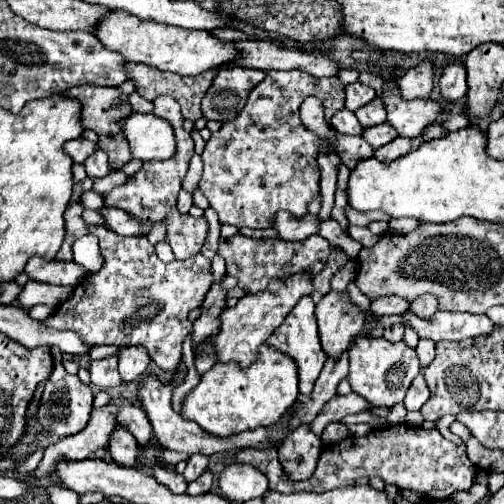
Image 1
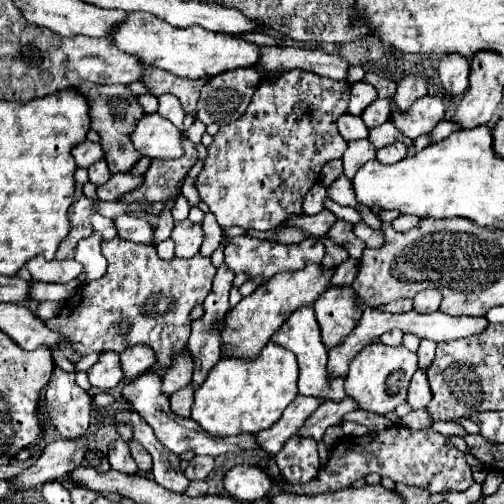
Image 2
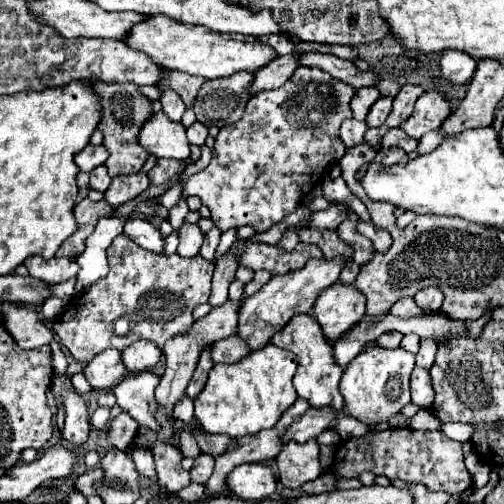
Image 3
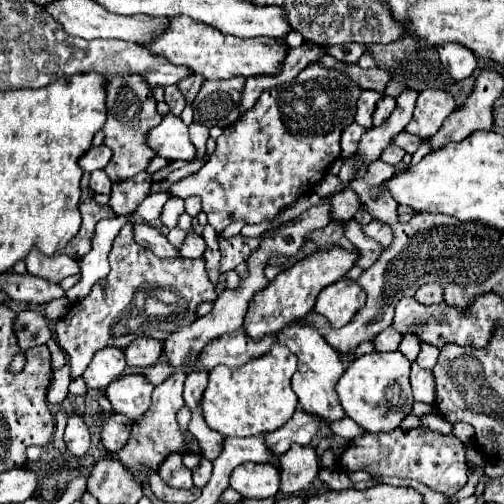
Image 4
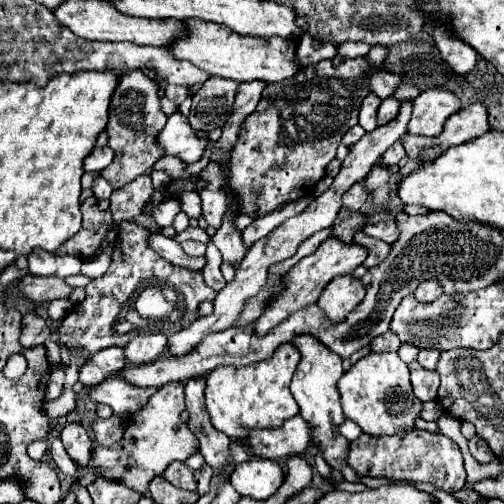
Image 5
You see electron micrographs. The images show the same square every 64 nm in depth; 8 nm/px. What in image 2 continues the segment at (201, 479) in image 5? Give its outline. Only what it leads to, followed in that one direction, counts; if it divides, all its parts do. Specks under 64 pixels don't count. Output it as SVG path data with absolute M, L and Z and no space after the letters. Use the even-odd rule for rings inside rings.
M196 456L184 470L188 480L206 480L214 468L214 456Z

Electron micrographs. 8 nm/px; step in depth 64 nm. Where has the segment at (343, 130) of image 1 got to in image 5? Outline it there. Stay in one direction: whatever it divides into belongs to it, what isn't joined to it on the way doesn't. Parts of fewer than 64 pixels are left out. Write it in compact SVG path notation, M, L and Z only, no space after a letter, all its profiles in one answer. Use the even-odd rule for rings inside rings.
M354 126L354 128L350 128L344 136L342 136L342 142L340 142L340 146L338 146L338 160L344 160L346 156L348 156L348 152L350 152L350 148L364 136L366 132L364 132L364 128L362 126Z

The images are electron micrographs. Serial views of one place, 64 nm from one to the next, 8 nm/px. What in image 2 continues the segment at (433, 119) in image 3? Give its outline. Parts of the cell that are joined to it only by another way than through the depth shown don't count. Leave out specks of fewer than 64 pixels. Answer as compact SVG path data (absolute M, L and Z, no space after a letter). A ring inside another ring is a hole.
M427 94L424 98L416 100L412 112L400 114L394 118L394 126L404 132L404 136L416 140L422 134L432 132L432 124L438 124L446 114L444 102L438 96Z

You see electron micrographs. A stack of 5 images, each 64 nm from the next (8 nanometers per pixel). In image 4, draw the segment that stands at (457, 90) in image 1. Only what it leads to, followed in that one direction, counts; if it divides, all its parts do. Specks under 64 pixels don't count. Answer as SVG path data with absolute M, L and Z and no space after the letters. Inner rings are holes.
M442 44L438 46L438 54L444 70L448 70L454 80L468 78L478 66L474 52L462 44Z

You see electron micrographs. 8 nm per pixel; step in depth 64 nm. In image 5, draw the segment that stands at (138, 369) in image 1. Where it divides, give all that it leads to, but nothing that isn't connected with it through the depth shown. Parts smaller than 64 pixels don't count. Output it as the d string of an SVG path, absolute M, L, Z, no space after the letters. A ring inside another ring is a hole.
M148 334L148 336L134 336L130 344L124 348L124 354L134 364L148 364L164 354L168 346L168 338L164 334Z

